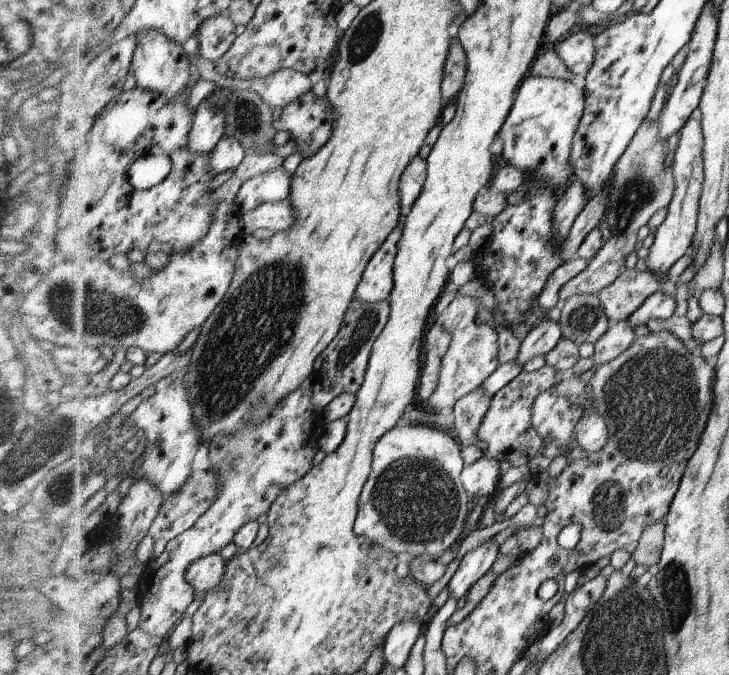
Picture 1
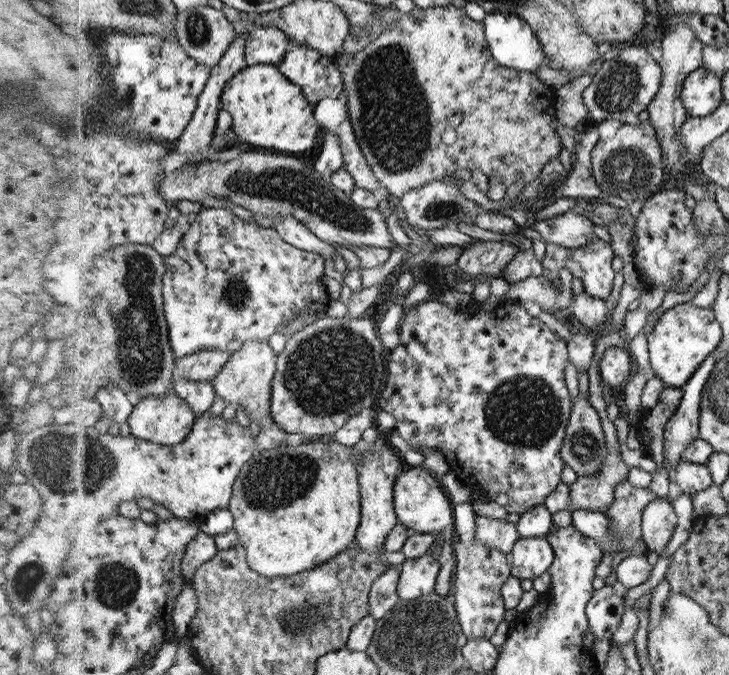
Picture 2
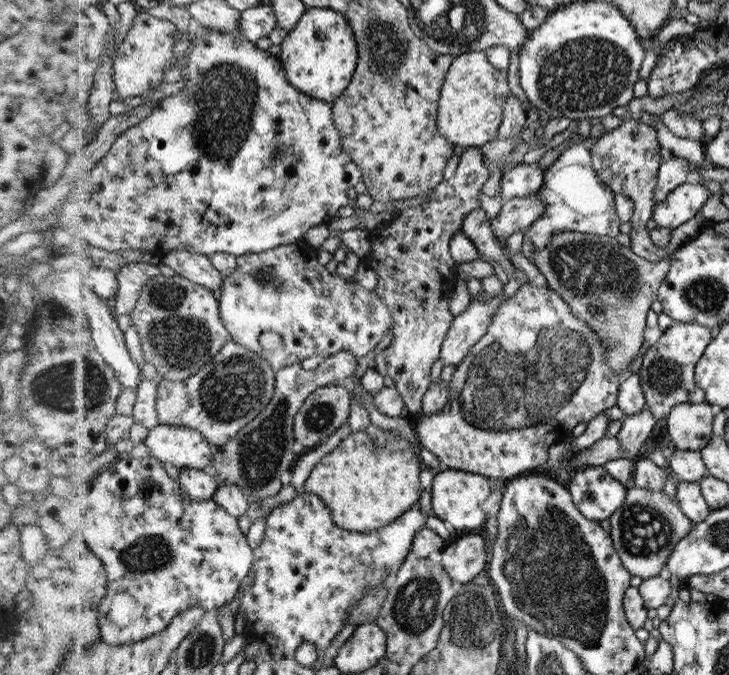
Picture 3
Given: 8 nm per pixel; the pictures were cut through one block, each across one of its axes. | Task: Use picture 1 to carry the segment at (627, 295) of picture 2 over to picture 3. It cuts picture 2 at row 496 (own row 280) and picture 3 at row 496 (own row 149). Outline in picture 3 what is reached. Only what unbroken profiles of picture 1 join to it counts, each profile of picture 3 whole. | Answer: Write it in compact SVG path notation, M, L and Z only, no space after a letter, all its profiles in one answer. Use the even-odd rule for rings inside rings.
M636 486L627 488L624 504L609 518L612 539L617 555L633 576L647 579L654 577L666 566L670 553L694 524L675 501L663 490L648 490Z

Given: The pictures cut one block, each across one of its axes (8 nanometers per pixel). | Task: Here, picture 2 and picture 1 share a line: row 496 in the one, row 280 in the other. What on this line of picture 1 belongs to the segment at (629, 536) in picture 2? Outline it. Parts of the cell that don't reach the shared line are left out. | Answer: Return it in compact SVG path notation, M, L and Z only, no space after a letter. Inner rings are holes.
M626 269L596 295L610 322L618 322L628 320L646 298L660 290L661 282L650 271Z

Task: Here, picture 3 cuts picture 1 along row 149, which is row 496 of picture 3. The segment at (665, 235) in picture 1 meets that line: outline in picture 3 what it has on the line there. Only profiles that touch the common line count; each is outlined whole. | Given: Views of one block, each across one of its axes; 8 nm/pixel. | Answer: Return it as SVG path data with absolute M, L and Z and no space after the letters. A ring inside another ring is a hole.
M676 480L676 498L681 511L695 524L708 516L711 508L701 493L699 483Z

